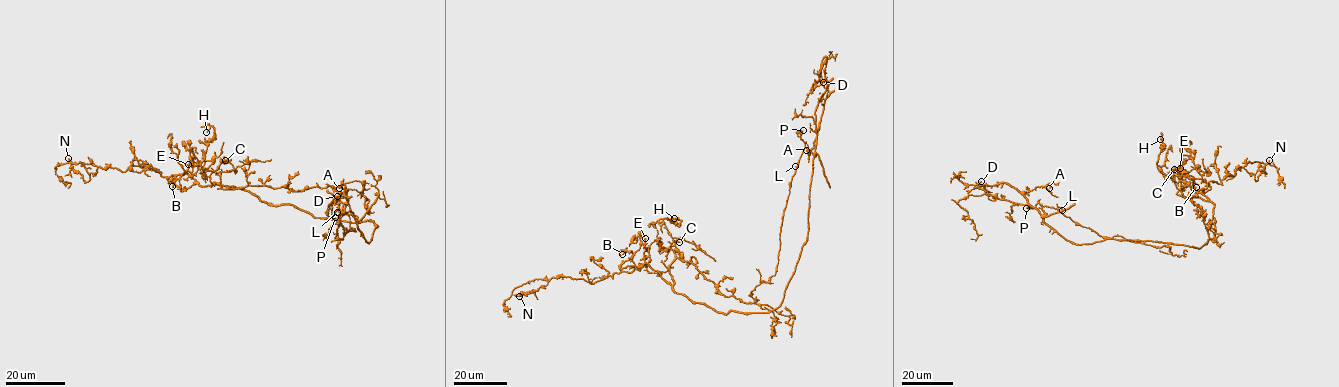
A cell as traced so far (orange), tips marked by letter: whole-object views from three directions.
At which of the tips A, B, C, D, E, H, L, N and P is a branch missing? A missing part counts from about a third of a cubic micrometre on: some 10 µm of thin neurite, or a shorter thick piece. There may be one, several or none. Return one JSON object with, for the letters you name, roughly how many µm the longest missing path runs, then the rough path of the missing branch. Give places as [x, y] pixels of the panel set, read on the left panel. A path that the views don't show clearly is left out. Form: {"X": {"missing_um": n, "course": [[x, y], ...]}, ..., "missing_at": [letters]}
{"A": {"missing_um": 15, "course": [[339, 188], [329, 203], [321, 207]]}, "missing_at": ["A"]}

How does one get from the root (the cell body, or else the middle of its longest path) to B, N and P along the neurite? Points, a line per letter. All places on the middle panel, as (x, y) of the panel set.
B: (778, 306), (766, 312), (716, 312), (676, 293), (647, 263), (620, 269), (632, 253), (625, 251), (622, 254)
N: (778, 306), (766, 312), (716, 312), (676, 293), (645, 263), (592, 284), (552, 278), (519, 296)
P: (778, 306), (808, 231), (809, 190), (816, 155), (801, 140), (803, 130)

